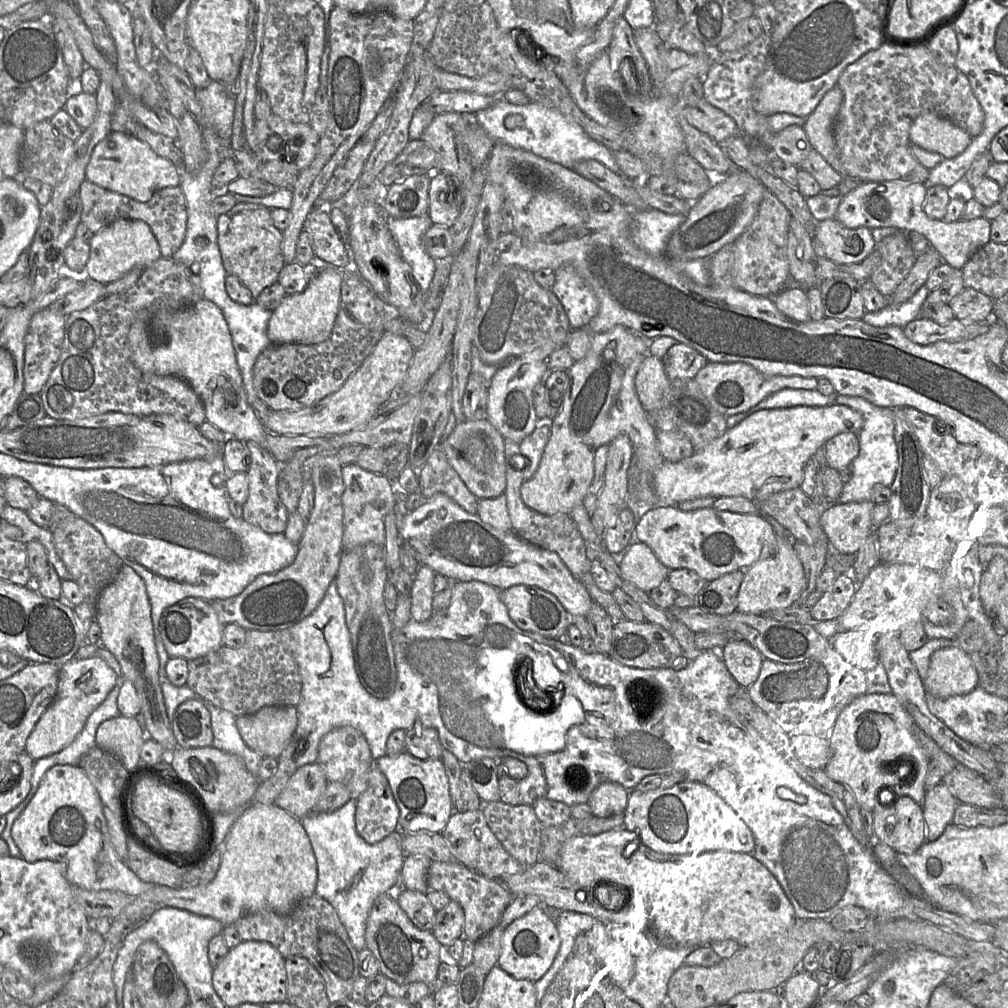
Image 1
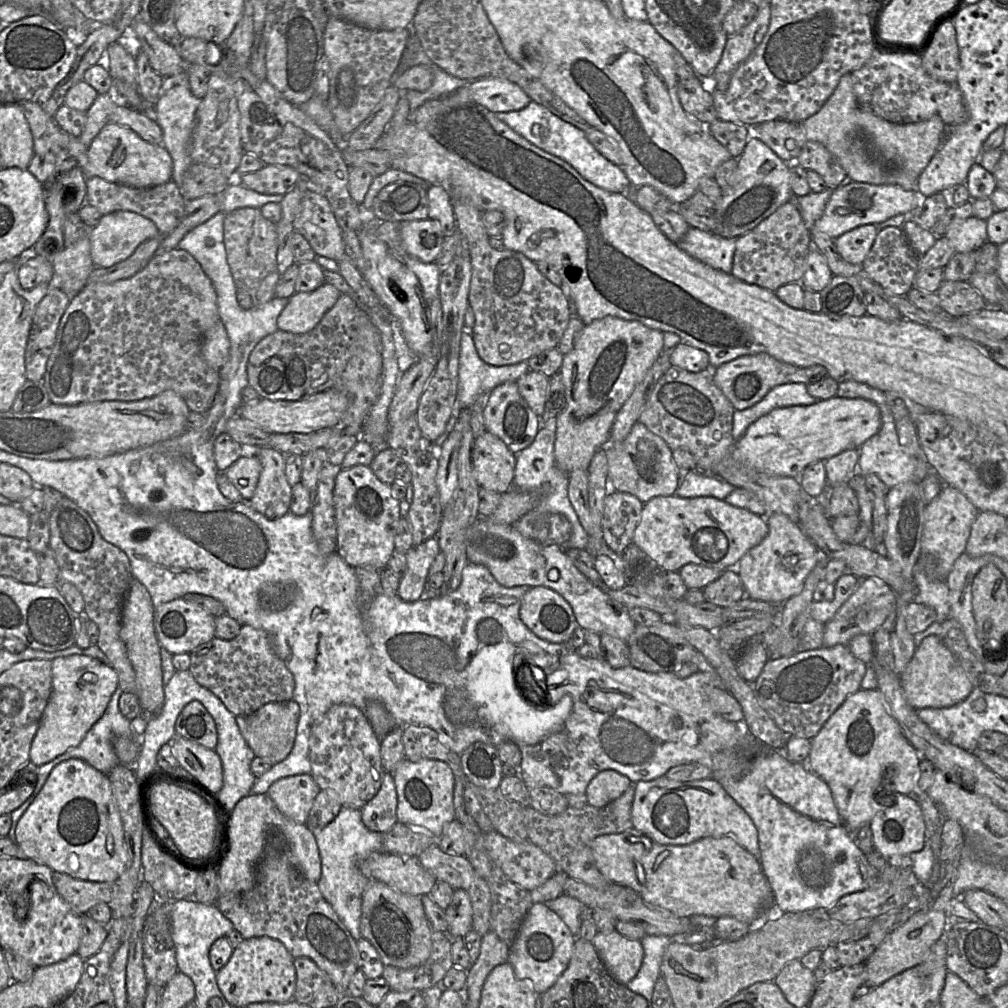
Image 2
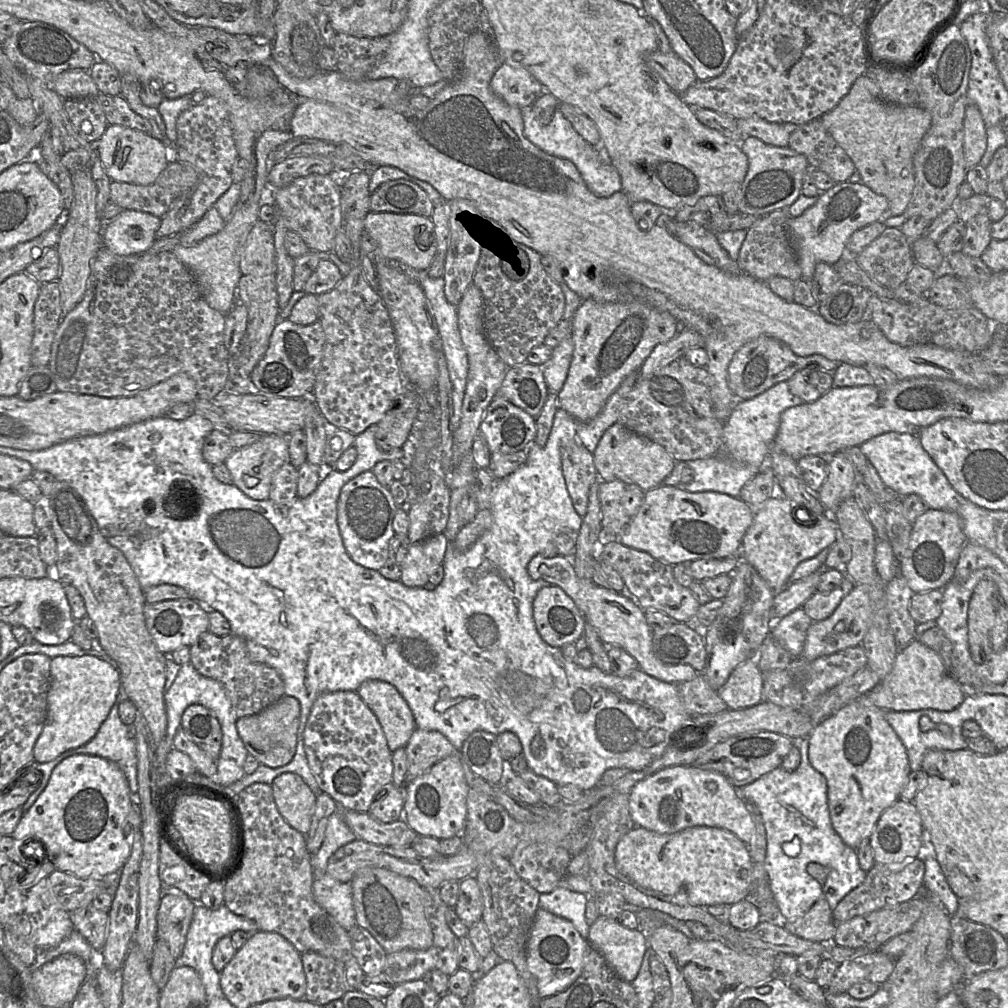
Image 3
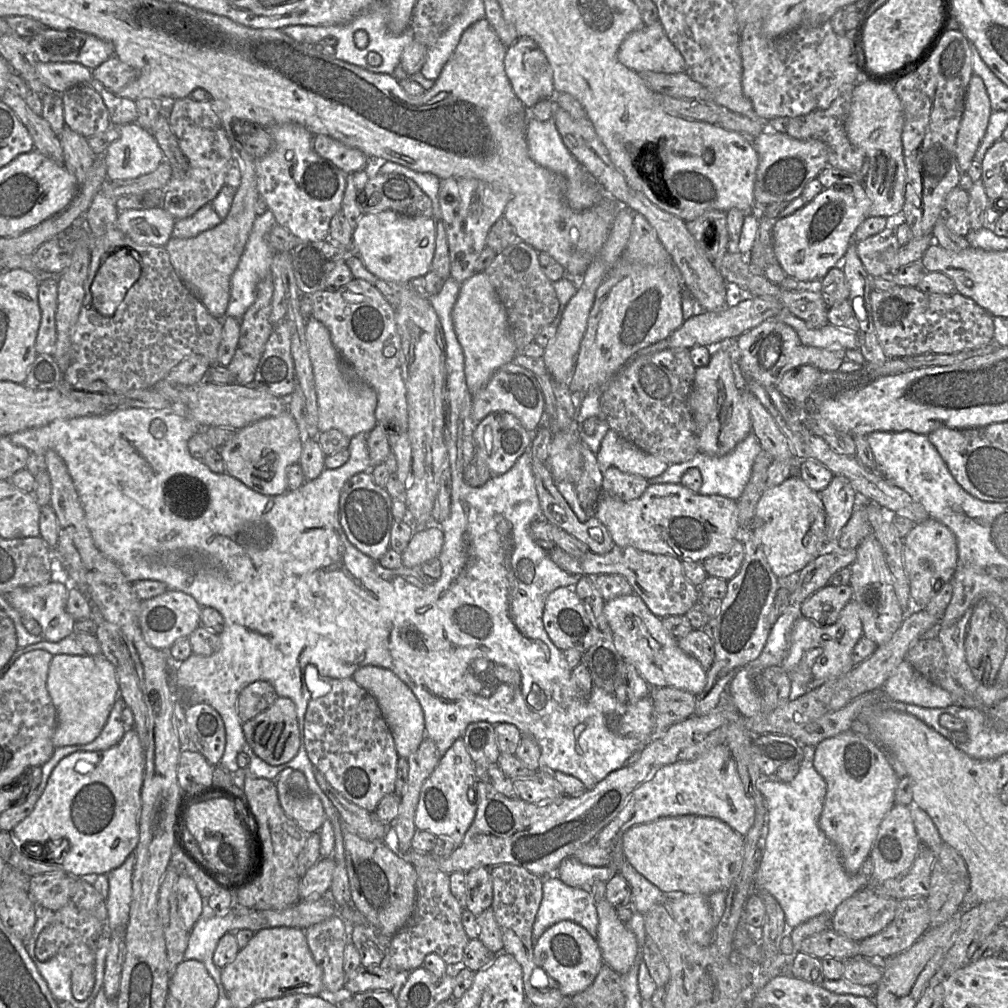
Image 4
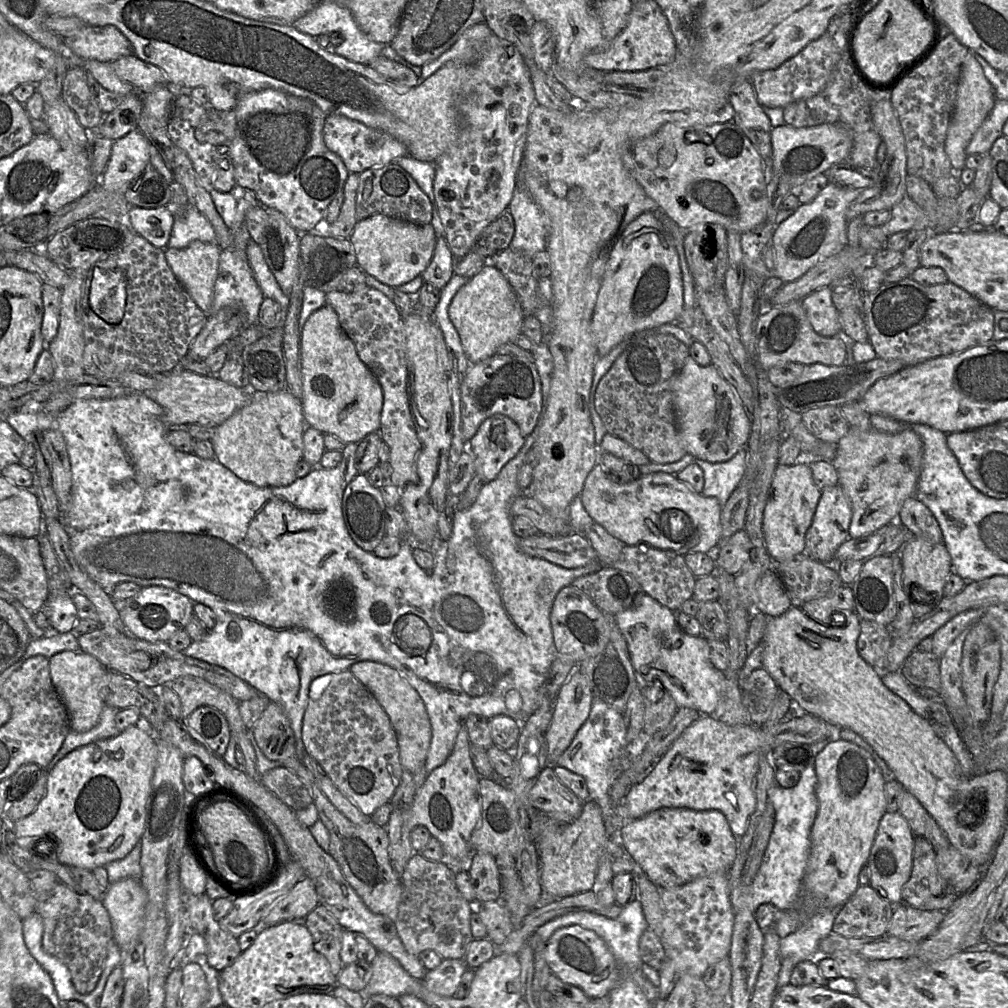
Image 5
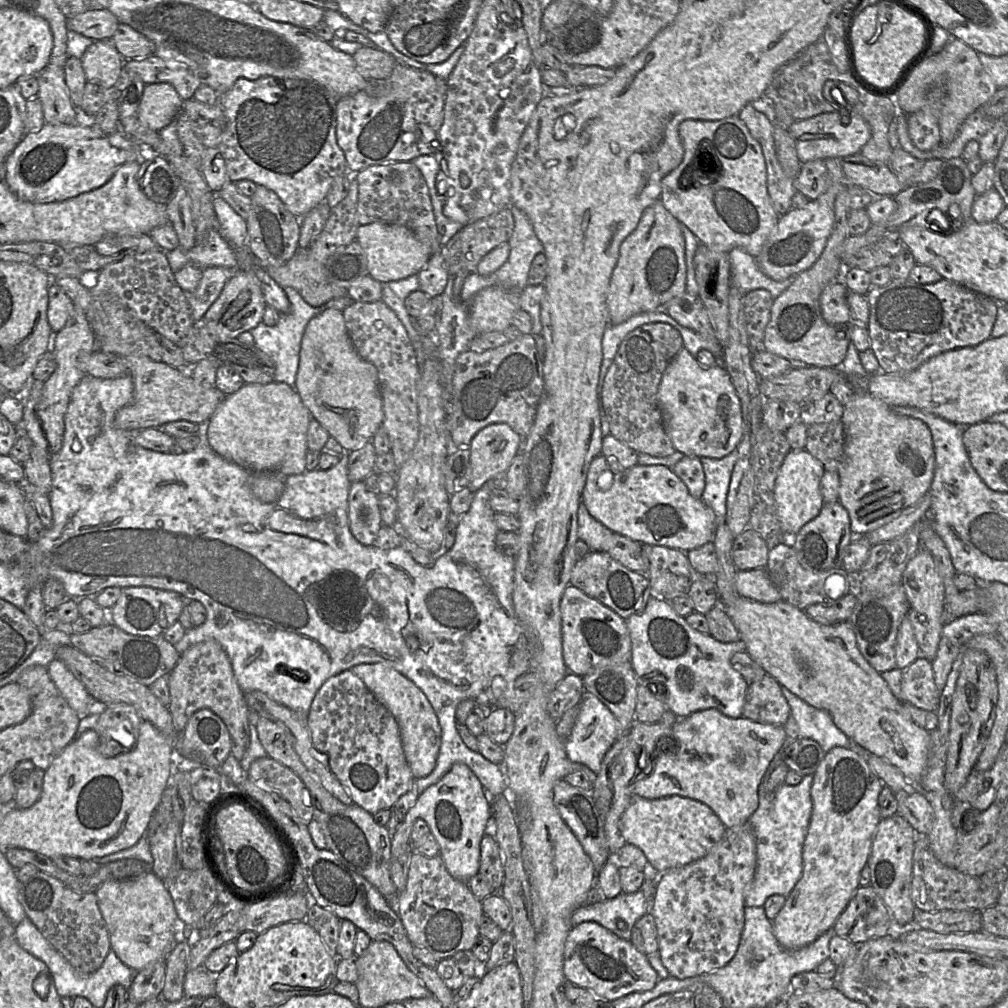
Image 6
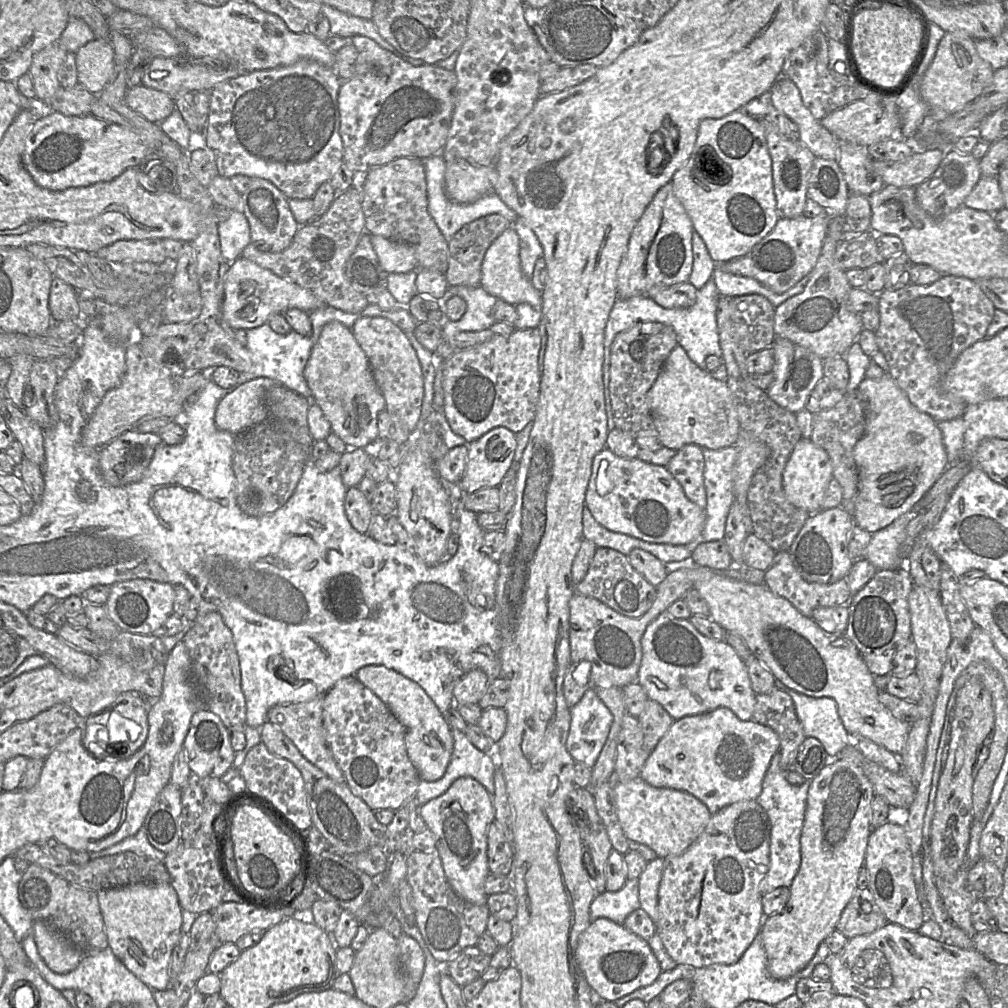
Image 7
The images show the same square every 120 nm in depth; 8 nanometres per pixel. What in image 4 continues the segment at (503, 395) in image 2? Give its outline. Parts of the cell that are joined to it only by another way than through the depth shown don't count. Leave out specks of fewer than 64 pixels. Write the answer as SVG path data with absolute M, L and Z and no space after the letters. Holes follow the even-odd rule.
M511 413L487 415L473 432L475 457L482 458L493 476L506 473L532 442L532 435Z

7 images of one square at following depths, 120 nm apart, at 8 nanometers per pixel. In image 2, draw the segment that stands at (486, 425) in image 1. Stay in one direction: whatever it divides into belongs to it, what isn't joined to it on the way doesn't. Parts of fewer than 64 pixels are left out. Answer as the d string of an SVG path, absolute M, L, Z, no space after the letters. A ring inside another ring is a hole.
M485 431L474 439L471 460L480 487L499 494L513 487L515 454L495 435Z

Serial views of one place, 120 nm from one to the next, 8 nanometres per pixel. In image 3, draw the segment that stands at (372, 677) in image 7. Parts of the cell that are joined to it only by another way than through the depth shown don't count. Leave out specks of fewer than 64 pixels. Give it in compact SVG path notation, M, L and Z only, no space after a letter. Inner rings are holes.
M369 679L357 691L377 716L390 750L406 747L417 725L410 706L398 689L387 681Z

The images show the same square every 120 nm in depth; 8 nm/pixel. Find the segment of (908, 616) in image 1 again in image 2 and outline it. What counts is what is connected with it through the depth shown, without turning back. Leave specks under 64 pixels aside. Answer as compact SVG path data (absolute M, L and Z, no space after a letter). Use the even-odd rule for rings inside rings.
M876 578L861 579L853 594L838 609L834 617L825 623L823 646L847 645L856 635L871 635L894 610L898 595L885 582Z

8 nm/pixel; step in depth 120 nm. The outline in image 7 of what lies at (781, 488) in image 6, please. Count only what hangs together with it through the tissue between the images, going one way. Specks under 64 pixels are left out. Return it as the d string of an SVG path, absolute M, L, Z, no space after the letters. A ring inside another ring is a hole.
M801 437L796 443L782 474L783 490L788 501L813 514L819 511L831 479L833 467L828 453L810 438Z

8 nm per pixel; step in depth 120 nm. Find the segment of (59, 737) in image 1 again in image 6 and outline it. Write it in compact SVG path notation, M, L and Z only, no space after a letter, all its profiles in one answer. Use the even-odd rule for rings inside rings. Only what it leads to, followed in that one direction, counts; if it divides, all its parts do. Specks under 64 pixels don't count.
M55 658L49 663L47 669L50 679L78 717L81 719L89 715L93 698L66 665Z

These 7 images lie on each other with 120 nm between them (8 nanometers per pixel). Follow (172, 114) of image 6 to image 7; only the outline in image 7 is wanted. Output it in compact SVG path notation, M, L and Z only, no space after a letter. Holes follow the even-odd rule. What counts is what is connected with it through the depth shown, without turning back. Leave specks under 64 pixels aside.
M143 85L127 88L124 102L131 110L156 124L176 109L175 100L167 93Z

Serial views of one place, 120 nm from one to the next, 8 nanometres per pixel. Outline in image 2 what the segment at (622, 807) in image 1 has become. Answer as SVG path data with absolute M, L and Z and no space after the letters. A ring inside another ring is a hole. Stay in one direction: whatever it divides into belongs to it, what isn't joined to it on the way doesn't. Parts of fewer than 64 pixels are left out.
M615 770L599 772L586 789L588 804L593 807L604 807L619 798L633 783Z

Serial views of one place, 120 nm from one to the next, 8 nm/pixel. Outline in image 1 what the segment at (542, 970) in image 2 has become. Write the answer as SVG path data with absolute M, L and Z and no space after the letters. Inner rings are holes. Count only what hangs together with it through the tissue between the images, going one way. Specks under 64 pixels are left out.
M537 907L522 918L515 920L504 930L498 966L516 979L525 979L535 983L552 966L560 944L556 921L543 909Z

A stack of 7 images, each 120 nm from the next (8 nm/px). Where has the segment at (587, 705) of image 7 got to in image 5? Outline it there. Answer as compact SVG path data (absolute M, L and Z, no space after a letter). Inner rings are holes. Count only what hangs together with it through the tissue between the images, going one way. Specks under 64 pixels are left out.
M593 697L587 720L555 764L584 777L588 786L589 800L595 801L599 805L610 837L616 837L621 829L621 804L613 804L609 796L609 789L614 778L622 772L619 759L623 755L625 741L626 726L623 712L603 700Z

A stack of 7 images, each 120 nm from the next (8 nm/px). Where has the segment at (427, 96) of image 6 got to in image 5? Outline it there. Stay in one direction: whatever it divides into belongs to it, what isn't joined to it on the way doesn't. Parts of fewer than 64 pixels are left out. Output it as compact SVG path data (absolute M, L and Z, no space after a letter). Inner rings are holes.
M342 115L327 116L323 139L327 148L337 154L350 173L360 174L375 166L383 166L407 156L406 146L388 133L368 127Z

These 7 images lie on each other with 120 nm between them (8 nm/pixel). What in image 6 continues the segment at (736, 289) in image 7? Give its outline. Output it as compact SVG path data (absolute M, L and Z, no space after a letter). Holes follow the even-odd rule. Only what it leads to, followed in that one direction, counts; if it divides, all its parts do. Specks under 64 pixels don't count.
M734 248L728 253L730 262L730 287L736 287L742 294L756 289L765 289L776 299L793 282L794 278L775 281L759 267L756 258L742 248Z

